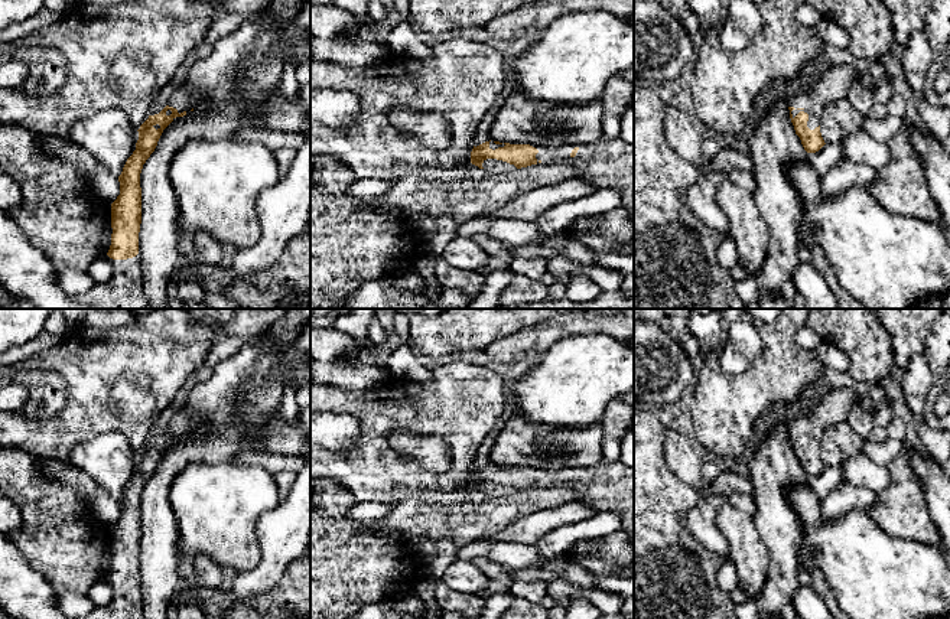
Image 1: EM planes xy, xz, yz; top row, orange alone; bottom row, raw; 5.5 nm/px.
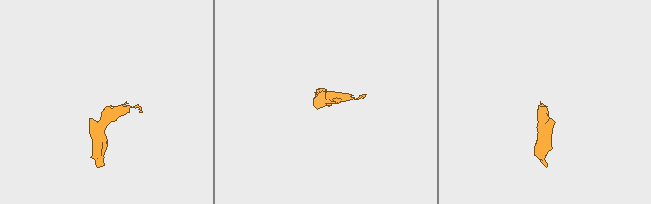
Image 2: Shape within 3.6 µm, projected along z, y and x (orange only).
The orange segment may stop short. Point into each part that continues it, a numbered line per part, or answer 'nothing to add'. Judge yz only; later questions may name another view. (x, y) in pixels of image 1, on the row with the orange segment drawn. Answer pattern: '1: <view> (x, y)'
1: yz (832, 82)

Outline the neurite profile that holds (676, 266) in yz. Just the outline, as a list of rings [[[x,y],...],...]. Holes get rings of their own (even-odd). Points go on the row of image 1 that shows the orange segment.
[[[651,82],[634,84],[634,309],[745,309],[745,303],[735,291],[735,280],[725,268],[718,255],[718,250],[726,235],[705,225],[683,202],[683,190],[699,179],[697,166],[680,159],[668,146],[664,136],[667,104],[653,88]]]

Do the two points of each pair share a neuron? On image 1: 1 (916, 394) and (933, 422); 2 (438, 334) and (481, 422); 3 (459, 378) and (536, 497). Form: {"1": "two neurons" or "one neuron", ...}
{"1": "two neurons", "2": "two neurons", "3": "two neurons"}

